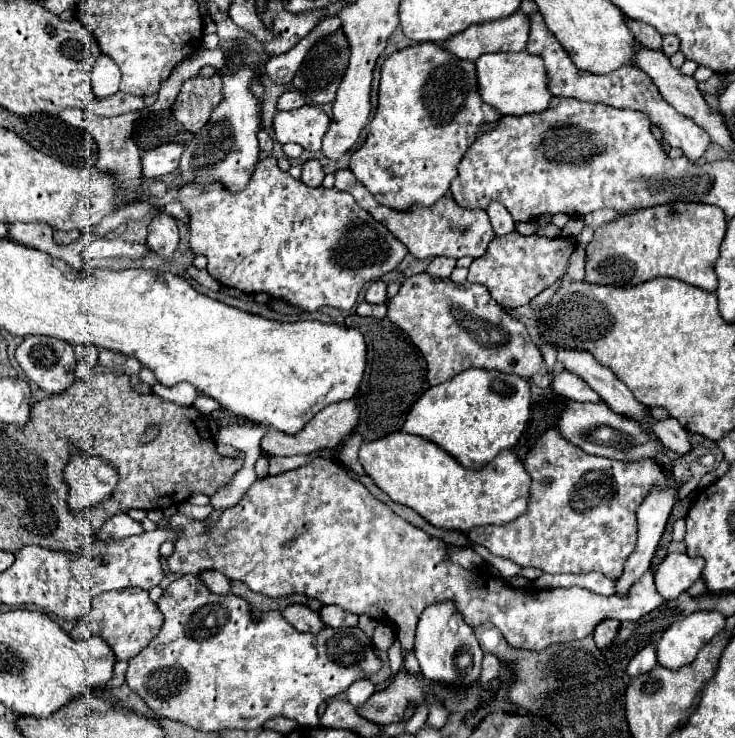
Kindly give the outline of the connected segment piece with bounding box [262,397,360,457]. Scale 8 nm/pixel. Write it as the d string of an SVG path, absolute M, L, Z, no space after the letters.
M352 397L348 401L338 401L338 403L332 403L326 409L322 409L312 419L312 423L306 425L296 435L286 435L276 429L268 431L268 435L262 437L262 451L278 455L278 457L292 457L292 455L308 455L308 453L314 453L320 449L336 449L338 445L344 443L344 439L348 439L354 433L358 423L360 423L360 401L356 401L356 397Z

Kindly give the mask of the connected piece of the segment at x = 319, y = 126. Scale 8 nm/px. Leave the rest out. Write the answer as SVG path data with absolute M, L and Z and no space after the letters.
M318 105L278 111L272 121L272 133L278 143L298 143L308 151L320 151L320 143L328 127L330 117Z

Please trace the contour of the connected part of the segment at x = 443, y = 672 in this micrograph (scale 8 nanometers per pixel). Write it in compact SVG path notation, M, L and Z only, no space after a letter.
M450 601L436 603L424 609L416 629L414 651L420 663L420 671L424 673L426 679L460 685L478 681L480 677L480 663L484 653L478 645L474 629L464 621L464 617L460 617L456 605L452 605Z

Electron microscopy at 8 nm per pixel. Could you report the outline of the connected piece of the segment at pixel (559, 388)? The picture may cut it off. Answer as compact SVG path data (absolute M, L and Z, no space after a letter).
M562 371L558 375L554 375L552 379L552 389L572 401L580 401L580 403L586 403L586 401L600 401L600 395L590 389L578 375L570 373L570 371Z

